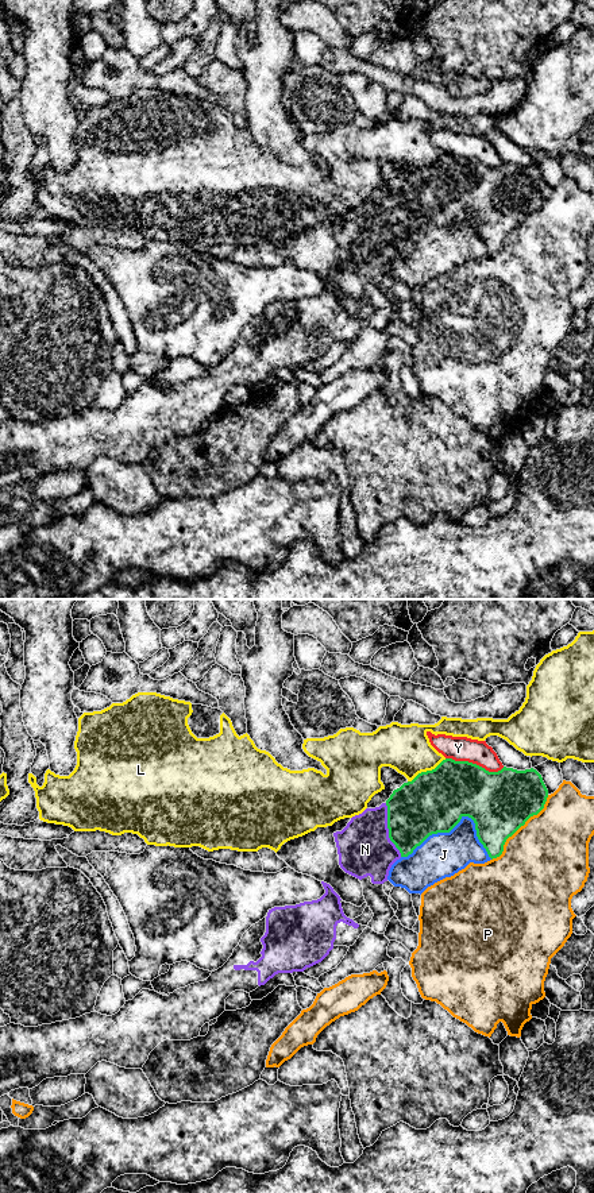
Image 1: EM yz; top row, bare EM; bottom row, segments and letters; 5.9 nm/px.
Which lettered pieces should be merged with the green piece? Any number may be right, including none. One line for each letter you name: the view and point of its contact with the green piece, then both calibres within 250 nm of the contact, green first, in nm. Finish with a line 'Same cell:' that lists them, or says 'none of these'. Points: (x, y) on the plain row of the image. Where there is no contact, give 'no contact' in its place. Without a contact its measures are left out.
N: meets green in yz at (389, 226); 340 nm thick on the green side, 320 nm on the other
Same cell: N

